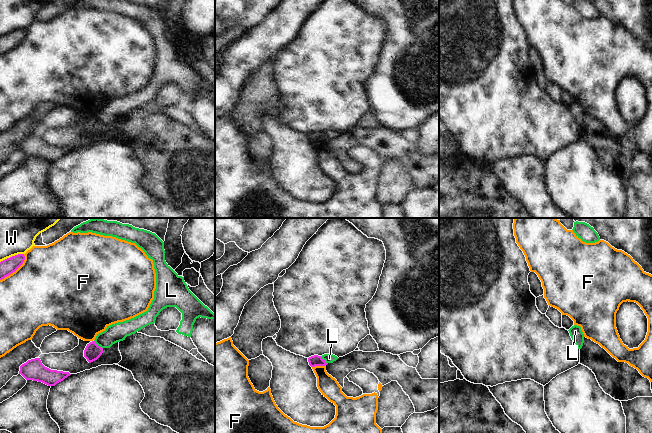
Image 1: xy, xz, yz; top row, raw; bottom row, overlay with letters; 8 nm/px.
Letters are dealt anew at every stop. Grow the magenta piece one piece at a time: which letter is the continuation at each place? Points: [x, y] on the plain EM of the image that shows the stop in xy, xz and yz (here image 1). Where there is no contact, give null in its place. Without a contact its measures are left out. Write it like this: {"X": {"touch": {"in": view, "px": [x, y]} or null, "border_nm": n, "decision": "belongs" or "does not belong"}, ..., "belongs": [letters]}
{"F": {"touch": {"in": "xy", "px": [15, 46]}, "border_nm": 300, "decision": "does not belong"}, "L": {"touch": {"in": "xy", "px": [97, 121]}, "border_nm": 100, "decision": "does not belong"}, "W": {"touch": {"in": "xy", "px": [12, 32]}, "border_nm": 200, "decision": "does not belong"}, "belongs": []}

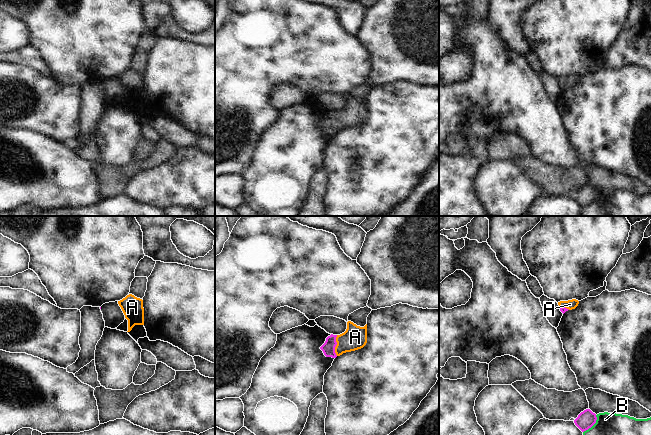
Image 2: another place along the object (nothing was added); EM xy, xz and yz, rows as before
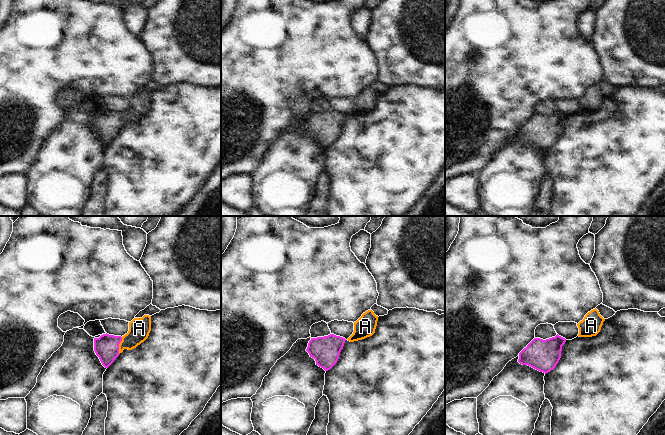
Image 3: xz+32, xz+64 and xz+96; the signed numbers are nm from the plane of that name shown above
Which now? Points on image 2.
{"A": {"touch": {"in": "xz", "px": [336, 120]}, "border_nm": 170, "decision": "belongs"}, "B": {"touch": {"in": "yz", "px": [592, 201]}, "border_nm": 180, "decision": "does not belong"}, "belongs": ["A"]}

